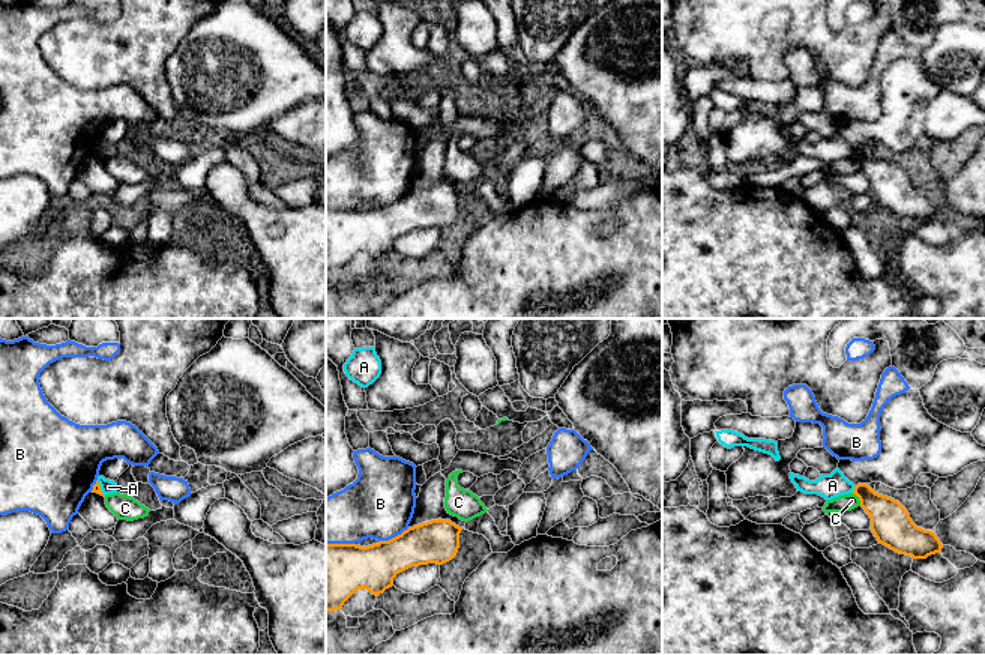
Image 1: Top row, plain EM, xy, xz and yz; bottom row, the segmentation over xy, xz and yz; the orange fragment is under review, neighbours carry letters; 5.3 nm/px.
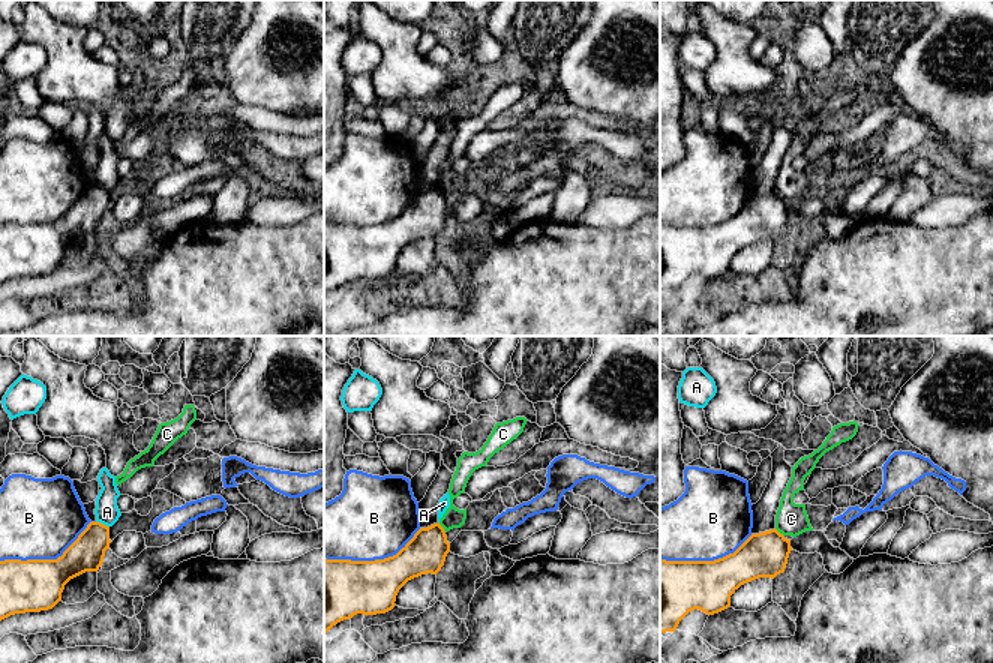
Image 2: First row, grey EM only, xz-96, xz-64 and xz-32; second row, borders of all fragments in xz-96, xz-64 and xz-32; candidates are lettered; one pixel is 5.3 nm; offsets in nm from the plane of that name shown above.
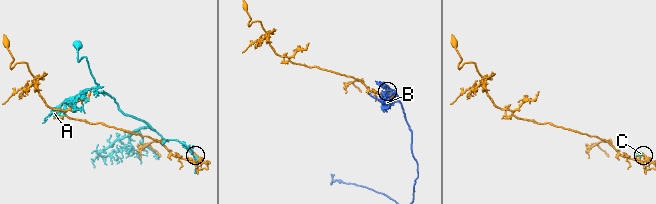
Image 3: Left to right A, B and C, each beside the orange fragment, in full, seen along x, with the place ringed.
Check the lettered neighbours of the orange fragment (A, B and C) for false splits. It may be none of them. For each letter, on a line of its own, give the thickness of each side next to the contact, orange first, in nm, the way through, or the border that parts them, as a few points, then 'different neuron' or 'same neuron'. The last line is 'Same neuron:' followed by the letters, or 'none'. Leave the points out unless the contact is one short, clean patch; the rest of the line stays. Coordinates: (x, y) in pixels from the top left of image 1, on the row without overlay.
A: 200/130 nm | different neuron
B: 240/360 nm | different neuron
C: 220/90 nm | different neuron
Same neuron: none

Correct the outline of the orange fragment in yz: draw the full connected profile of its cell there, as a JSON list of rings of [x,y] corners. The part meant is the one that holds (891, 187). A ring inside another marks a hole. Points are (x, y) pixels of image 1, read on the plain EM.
[[[868,147],[854,149],[853,158],[869,179],[871,194],[878,207],[913,222],[926,222],[941,215],[943,207],[937,198],[917,191],[898,164],[878,158]]]

